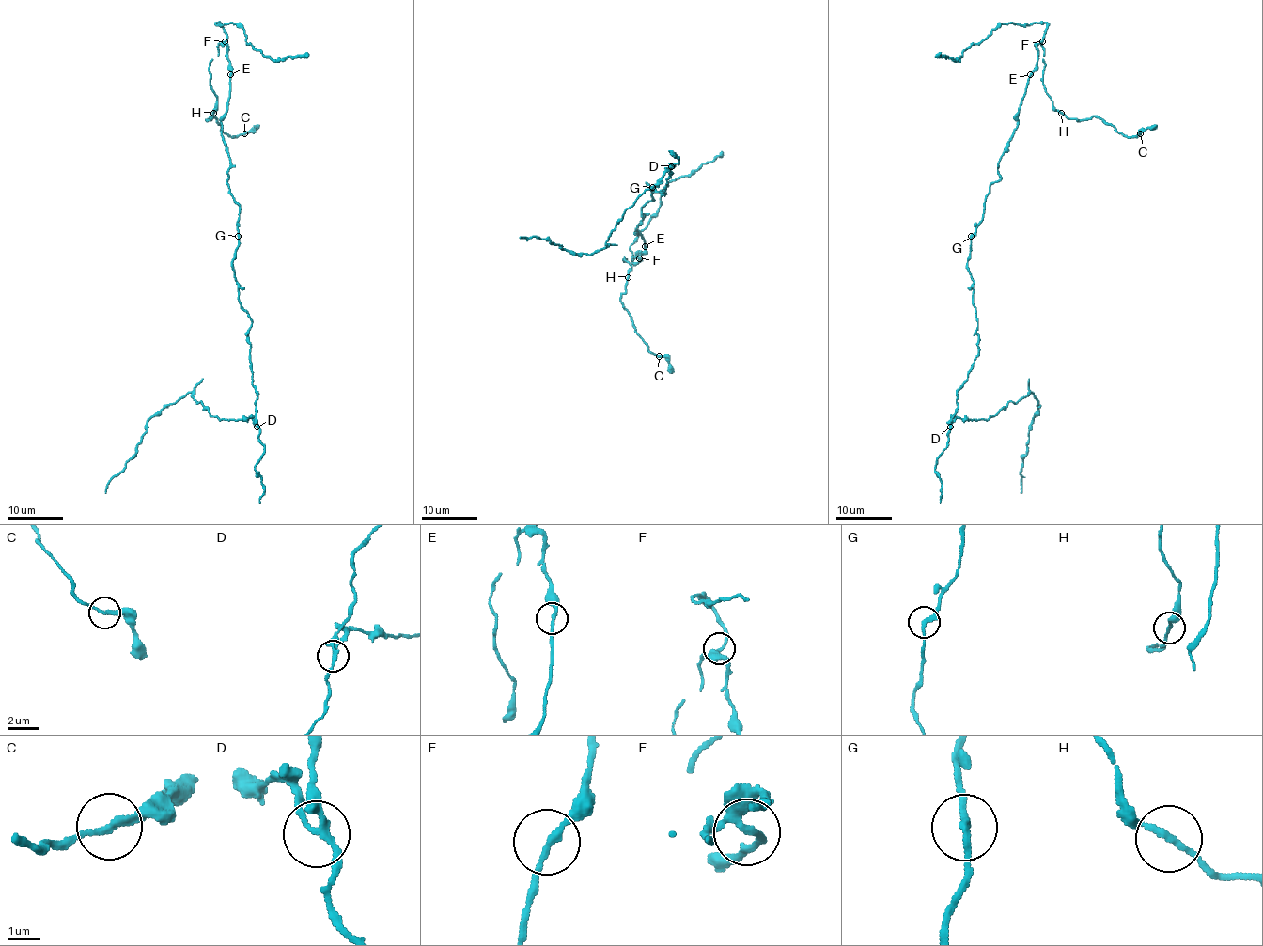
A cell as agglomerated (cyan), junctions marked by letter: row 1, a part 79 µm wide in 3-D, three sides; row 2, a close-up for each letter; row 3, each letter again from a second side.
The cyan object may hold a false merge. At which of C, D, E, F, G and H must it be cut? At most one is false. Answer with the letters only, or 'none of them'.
D

